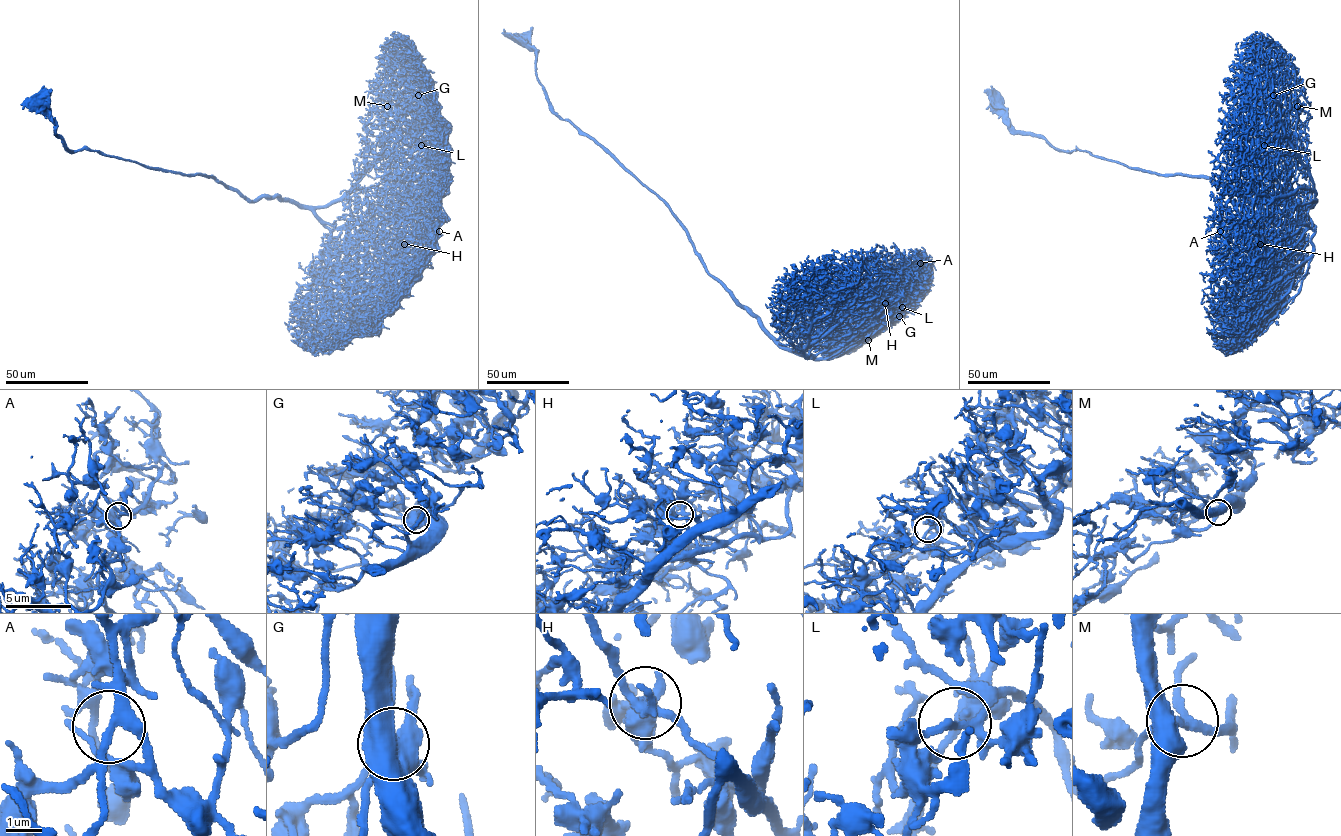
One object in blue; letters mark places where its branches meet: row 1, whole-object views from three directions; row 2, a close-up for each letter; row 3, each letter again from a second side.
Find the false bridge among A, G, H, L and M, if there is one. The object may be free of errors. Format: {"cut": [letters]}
{"cut": []}

